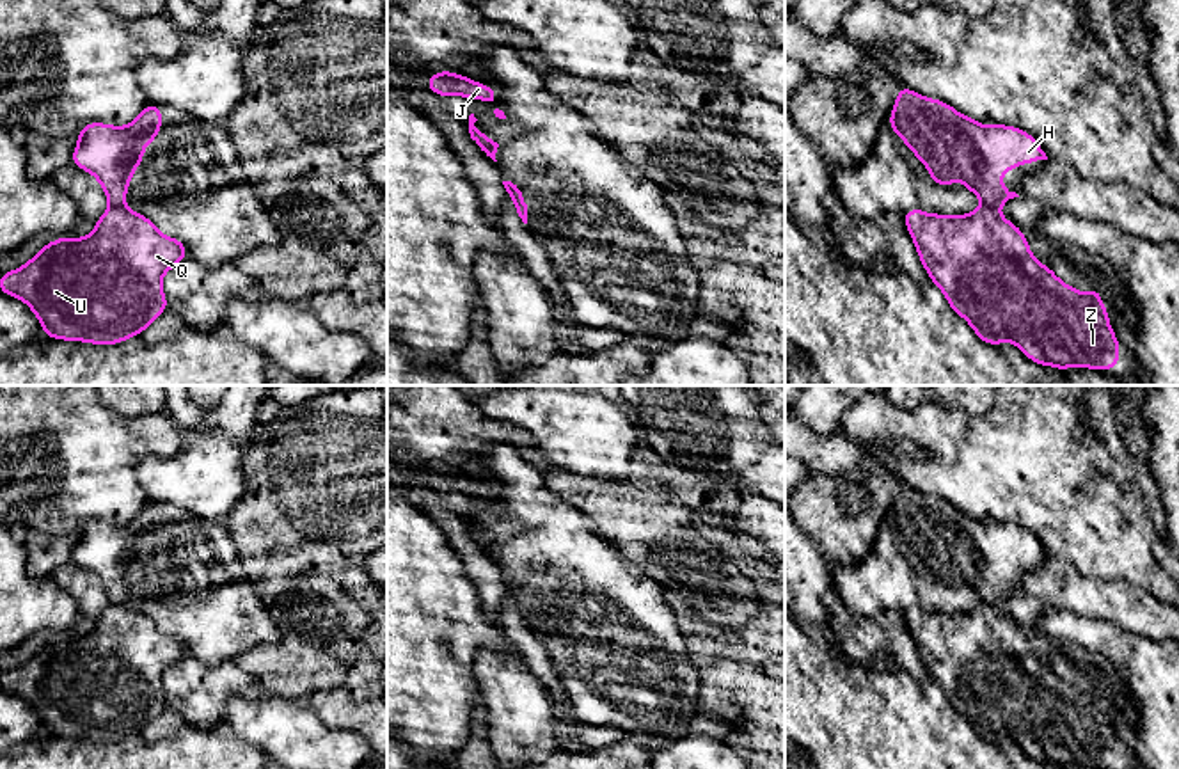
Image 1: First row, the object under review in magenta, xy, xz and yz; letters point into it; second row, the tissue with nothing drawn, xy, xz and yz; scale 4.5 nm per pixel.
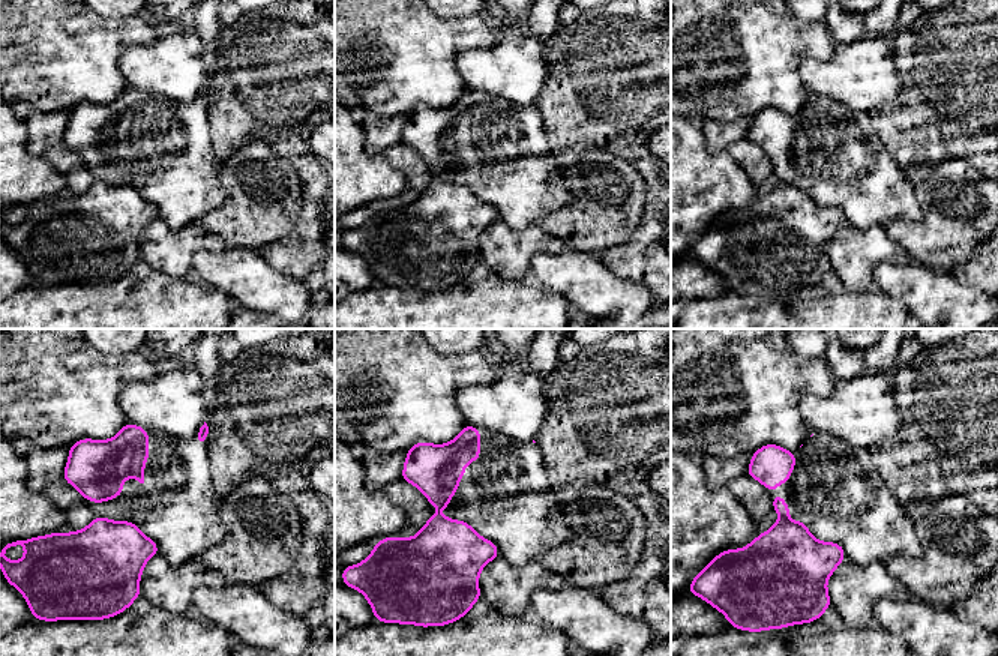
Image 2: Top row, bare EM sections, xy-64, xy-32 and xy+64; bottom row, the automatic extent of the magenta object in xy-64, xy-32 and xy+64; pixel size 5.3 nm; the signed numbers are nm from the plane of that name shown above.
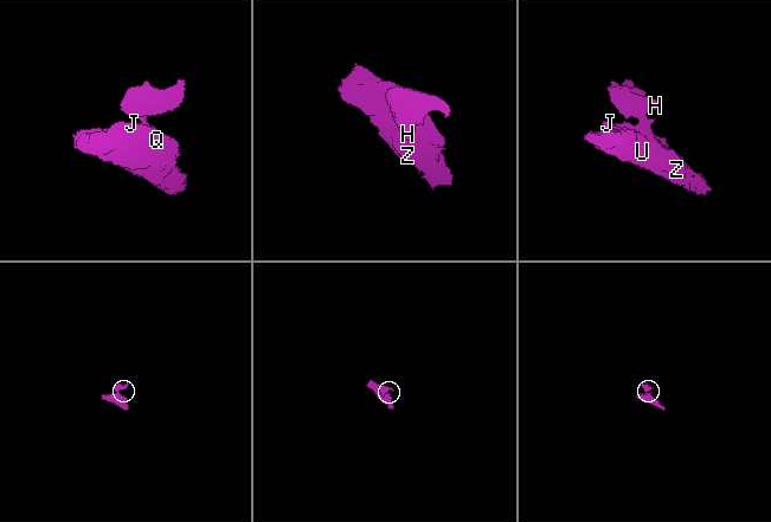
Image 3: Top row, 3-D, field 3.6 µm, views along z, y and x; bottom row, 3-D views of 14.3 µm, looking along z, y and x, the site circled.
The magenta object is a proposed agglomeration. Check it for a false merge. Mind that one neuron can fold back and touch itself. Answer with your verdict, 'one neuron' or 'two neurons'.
two neurons

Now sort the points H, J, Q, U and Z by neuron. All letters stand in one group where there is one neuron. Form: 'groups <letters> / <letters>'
groups H / J Q U Z

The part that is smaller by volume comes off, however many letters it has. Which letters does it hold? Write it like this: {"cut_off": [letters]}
{"cut_off": ["H"]}

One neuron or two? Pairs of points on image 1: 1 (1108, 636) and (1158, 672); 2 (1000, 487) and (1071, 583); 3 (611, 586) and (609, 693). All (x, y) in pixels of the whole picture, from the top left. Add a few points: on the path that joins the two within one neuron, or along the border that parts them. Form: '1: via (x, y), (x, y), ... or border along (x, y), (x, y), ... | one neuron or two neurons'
1: via (1121, 647), (1146, 663) | one neuron
2: border along (1048, 556), (1066, 560), (1091, 578) | two neurons
3: via (613, 613), (609, 666) | one neuron

